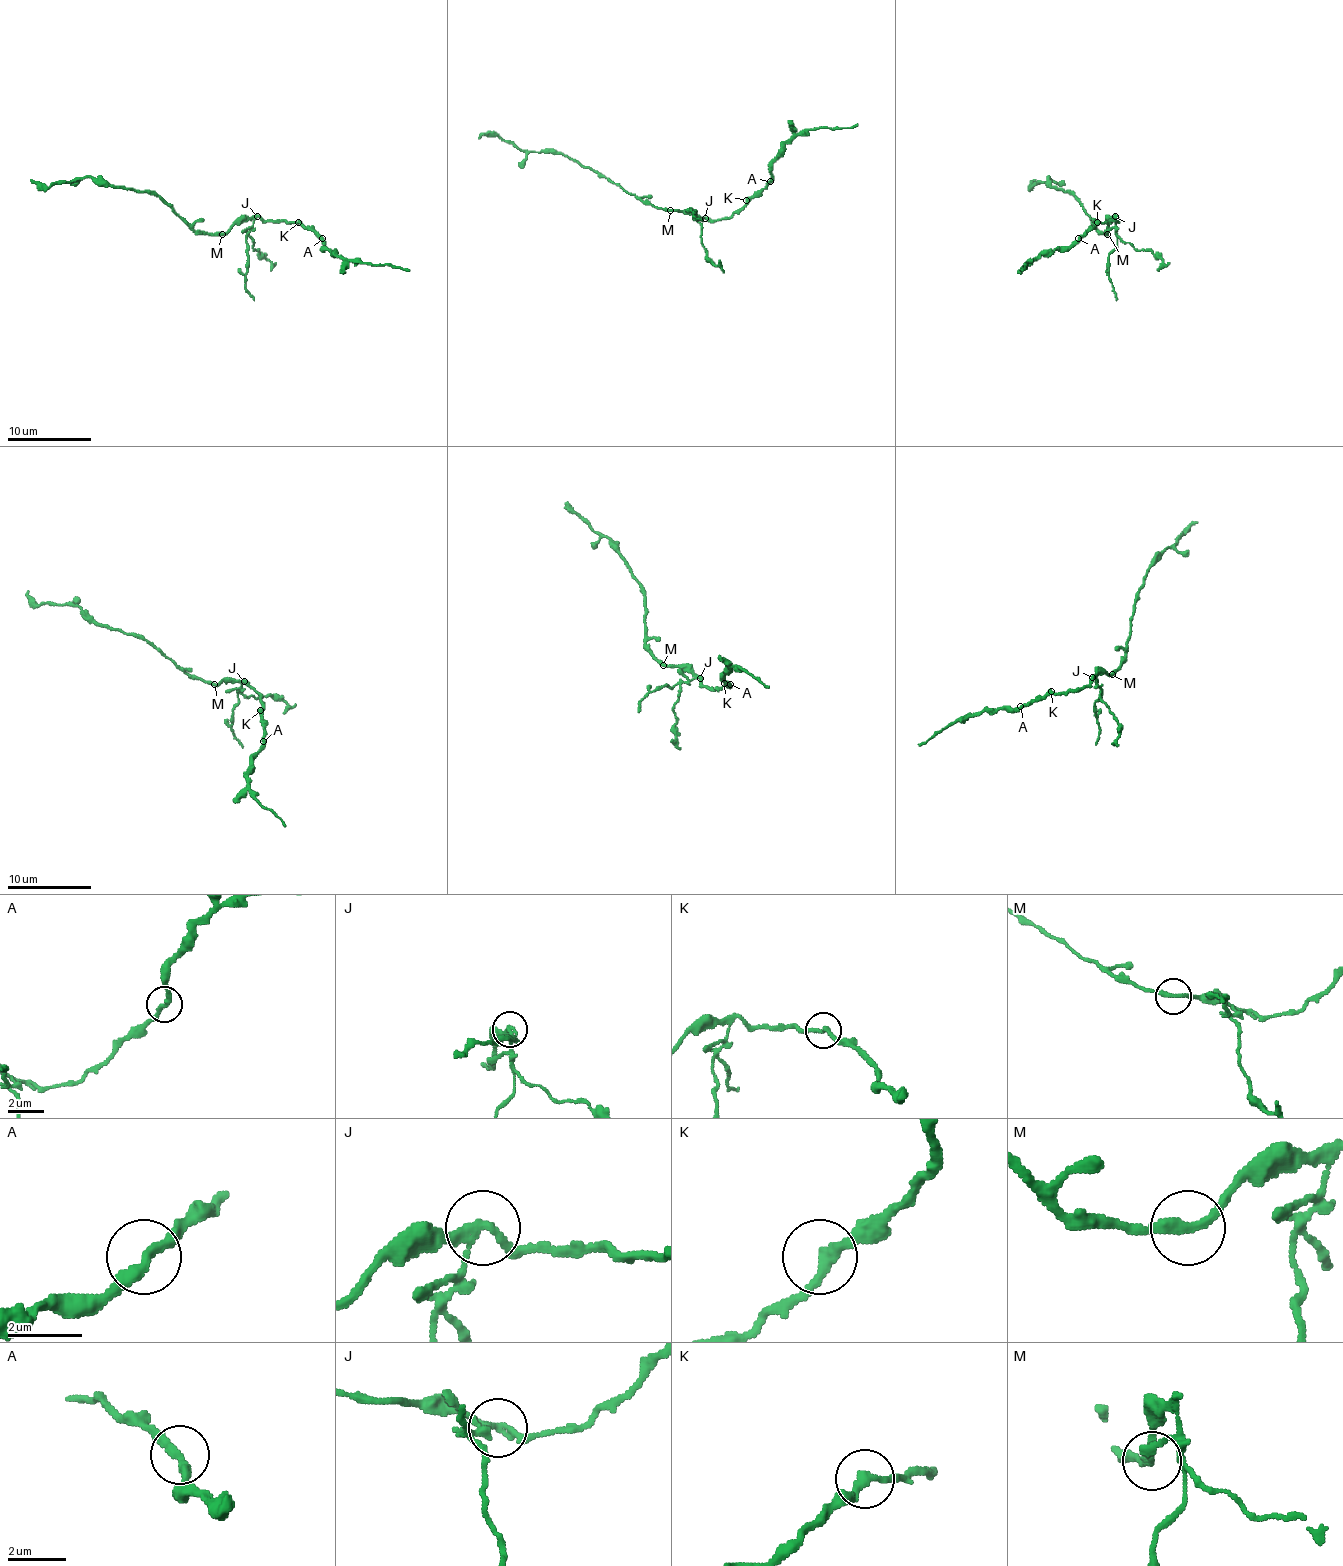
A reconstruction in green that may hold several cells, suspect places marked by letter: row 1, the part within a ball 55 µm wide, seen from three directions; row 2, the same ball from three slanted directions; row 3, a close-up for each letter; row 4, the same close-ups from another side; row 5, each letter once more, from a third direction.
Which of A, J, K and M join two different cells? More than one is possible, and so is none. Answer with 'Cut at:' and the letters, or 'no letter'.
Cut at: J, M

